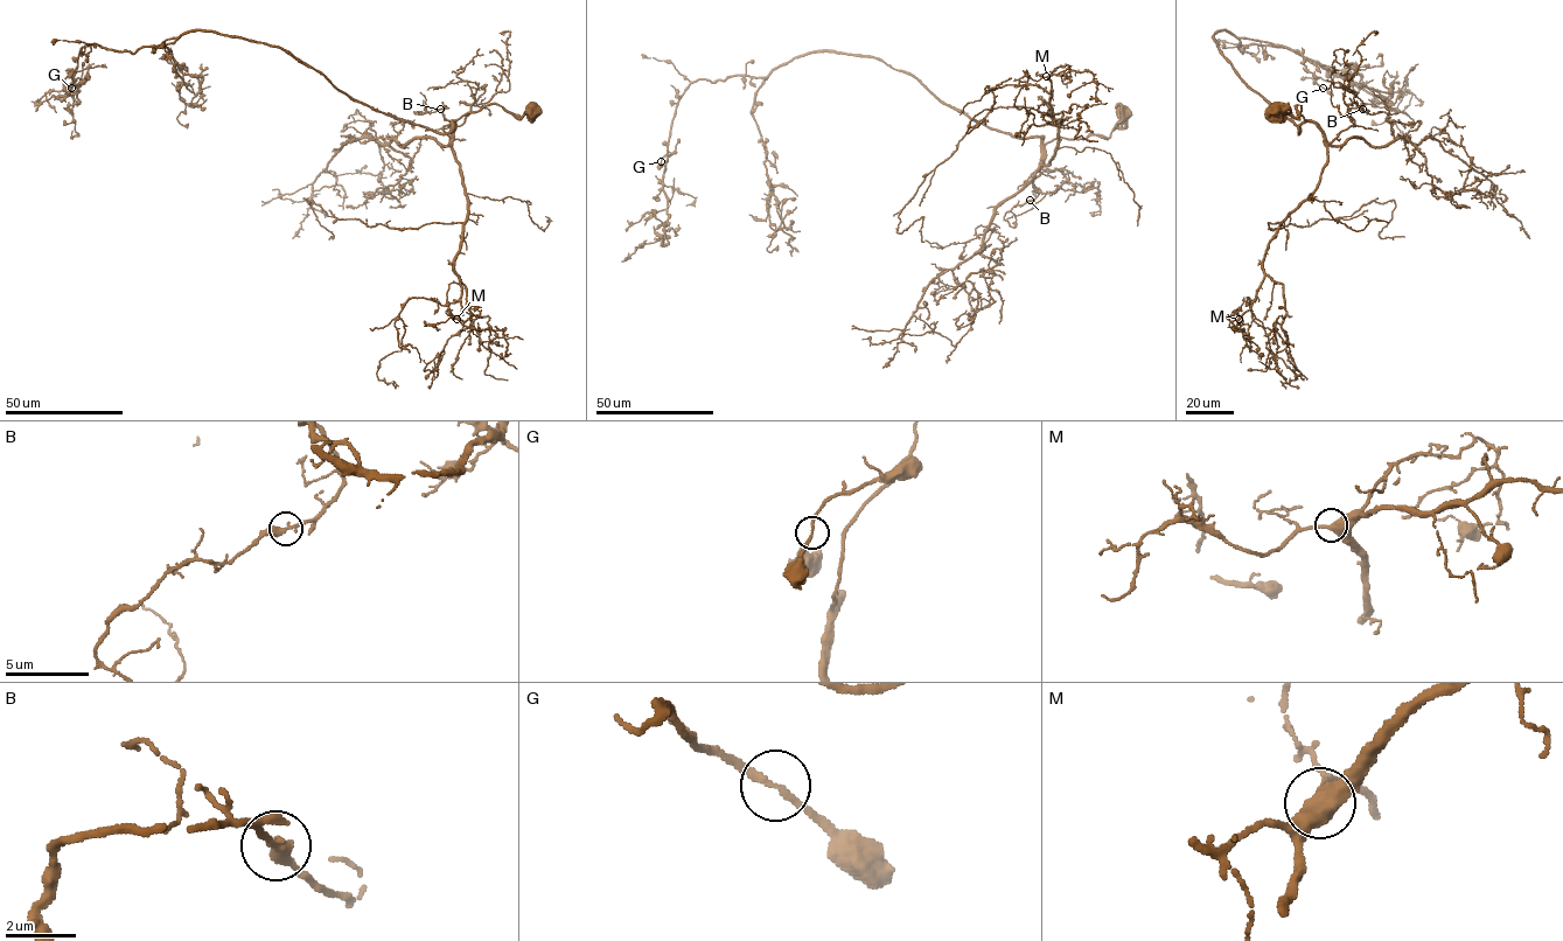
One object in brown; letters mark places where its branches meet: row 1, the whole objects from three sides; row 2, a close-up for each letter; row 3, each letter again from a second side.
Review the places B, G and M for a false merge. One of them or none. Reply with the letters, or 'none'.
none

